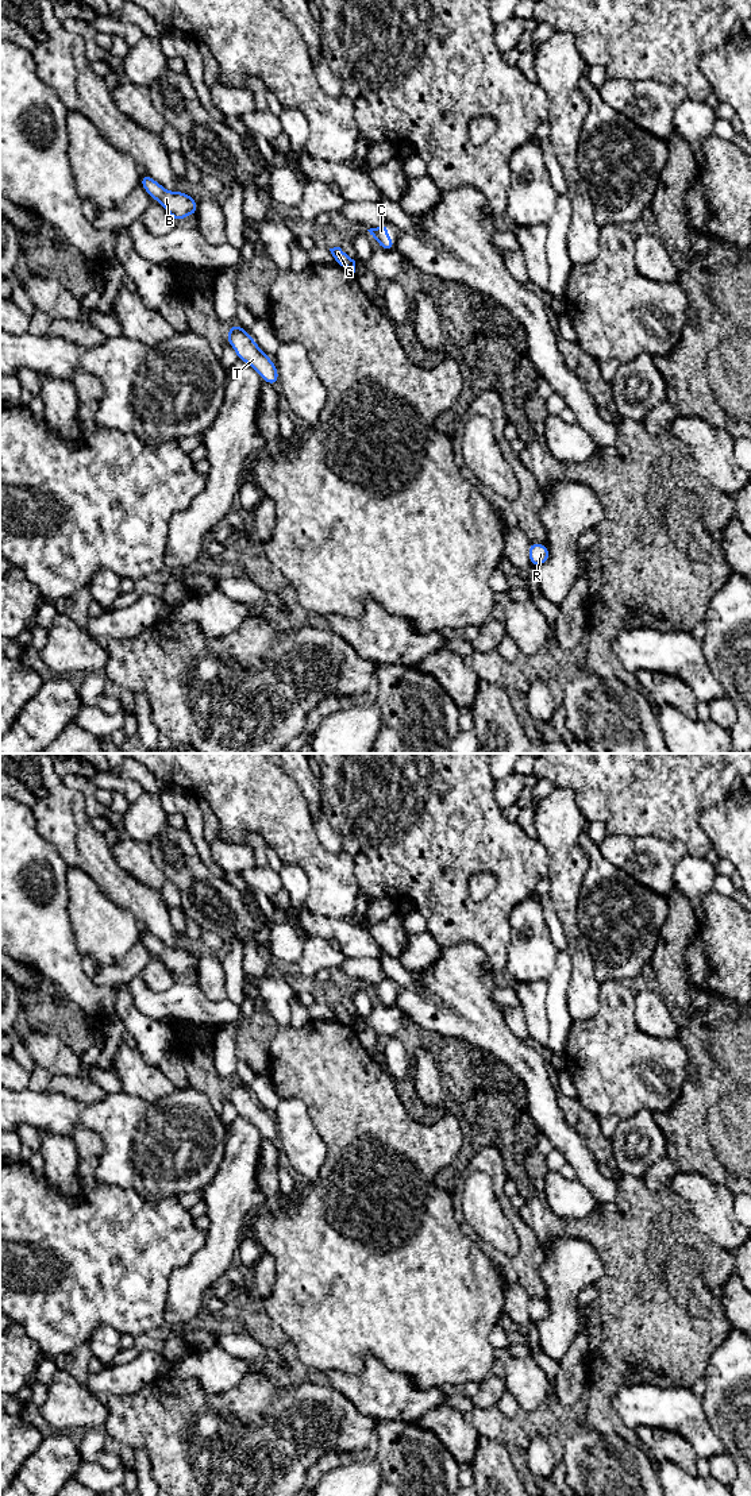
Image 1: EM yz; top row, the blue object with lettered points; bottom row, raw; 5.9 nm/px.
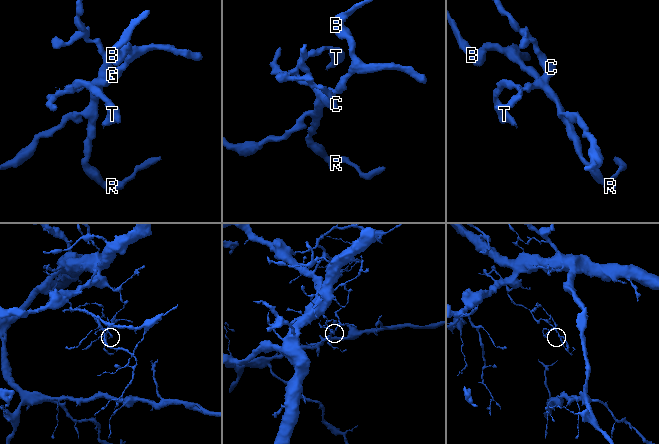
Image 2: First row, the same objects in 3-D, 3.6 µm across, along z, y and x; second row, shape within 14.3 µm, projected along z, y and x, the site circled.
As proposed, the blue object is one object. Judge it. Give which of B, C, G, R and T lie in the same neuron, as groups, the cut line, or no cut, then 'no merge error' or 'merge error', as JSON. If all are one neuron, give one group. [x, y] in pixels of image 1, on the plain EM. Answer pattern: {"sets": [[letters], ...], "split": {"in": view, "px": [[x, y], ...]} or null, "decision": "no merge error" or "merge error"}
{"sets": [["B", "G"], ["C", "R", "T"]], "split": {"in": "yz", "px": [[354, 1017], [345, 1022]]}, "decision": "merge error"}

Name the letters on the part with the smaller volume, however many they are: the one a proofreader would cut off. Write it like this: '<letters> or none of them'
C, R, T

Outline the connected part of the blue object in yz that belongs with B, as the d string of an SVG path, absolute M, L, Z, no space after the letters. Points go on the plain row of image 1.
M147 929L140 933L140 941L145 944L147 951L157 956L174 976L181 978L186 972L196 971L199 961L192 952L185 951L181 946L166 946Z

